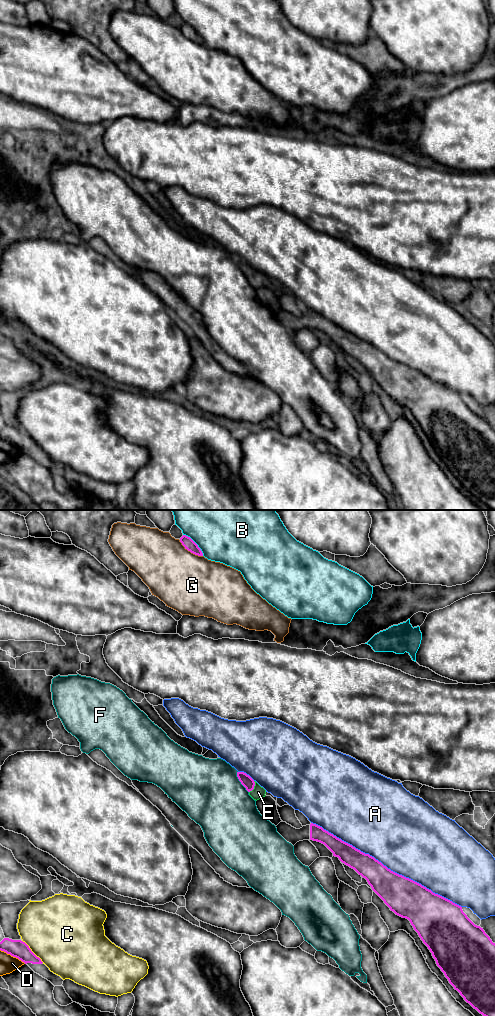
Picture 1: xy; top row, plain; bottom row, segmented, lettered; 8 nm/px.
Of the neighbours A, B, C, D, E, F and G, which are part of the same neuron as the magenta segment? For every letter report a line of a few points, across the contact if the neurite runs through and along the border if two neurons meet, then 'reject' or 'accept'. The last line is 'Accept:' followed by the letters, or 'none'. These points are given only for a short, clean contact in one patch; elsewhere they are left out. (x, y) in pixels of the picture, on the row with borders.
A: reject
B: reject
C: reject
D: reject
E: xy (246, 780), (253, 787), (258, 792) | accept
F: reject
G: reject
Accept: E

